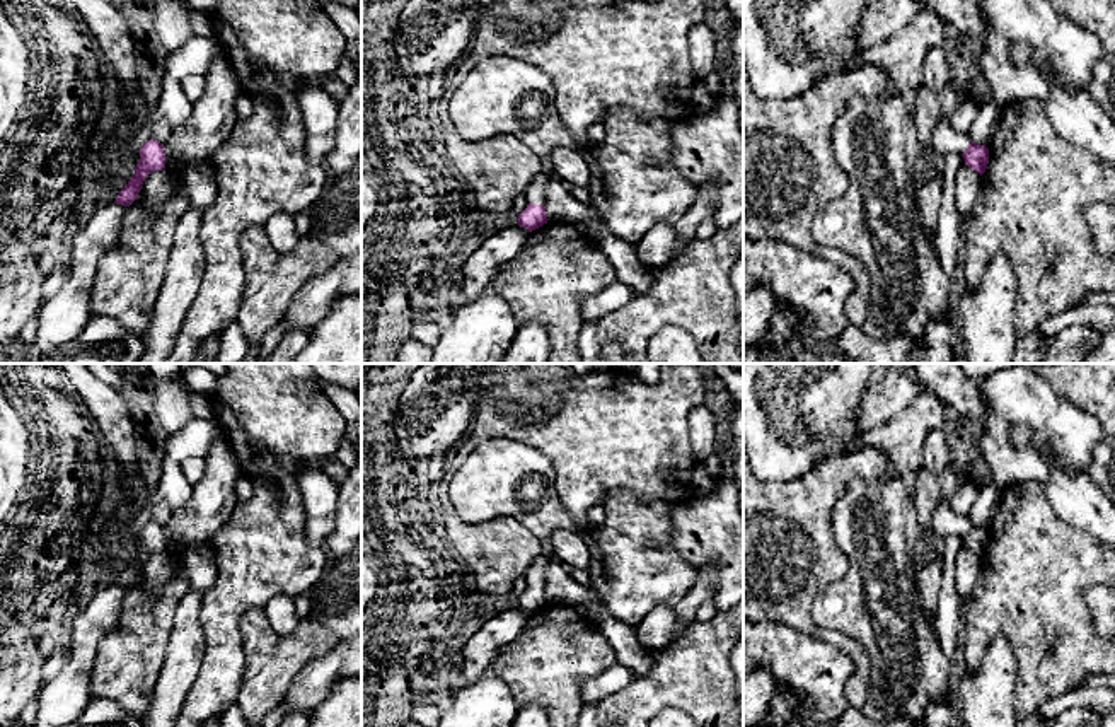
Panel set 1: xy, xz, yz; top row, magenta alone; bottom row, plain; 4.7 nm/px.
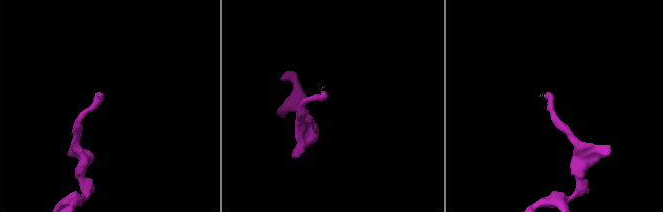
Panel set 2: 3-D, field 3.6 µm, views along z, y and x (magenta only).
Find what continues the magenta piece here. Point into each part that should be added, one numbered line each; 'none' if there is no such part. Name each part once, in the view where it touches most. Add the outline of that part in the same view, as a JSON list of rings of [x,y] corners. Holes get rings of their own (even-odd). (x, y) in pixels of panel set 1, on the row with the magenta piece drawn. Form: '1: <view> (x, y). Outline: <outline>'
1: xz (536, 193). Outline: [[[539,172],[525,191],[529,203],[546,205],[547,188],[552,183],[552,179],[552,176]]]

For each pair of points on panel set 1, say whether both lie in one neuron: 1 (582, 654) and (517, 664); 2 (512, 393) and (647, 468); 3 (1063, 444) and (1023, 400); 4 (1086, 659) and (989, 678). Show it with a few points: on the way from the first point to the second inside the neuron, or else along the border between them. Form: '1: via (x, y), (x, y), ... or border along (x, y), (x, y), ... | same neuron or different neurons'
1: via (566, 654), (556, 654), (546, 664), (532, 664) | same neuron
2: via (546, 405), (560, 407), (573, 420), (612, 434) | same neuron
3: via (1057, 434), (1034, 410) | same neuron
4: border along (1001, 635), (1008, 640), (1016, 666), (1015, 709) | different neurons

